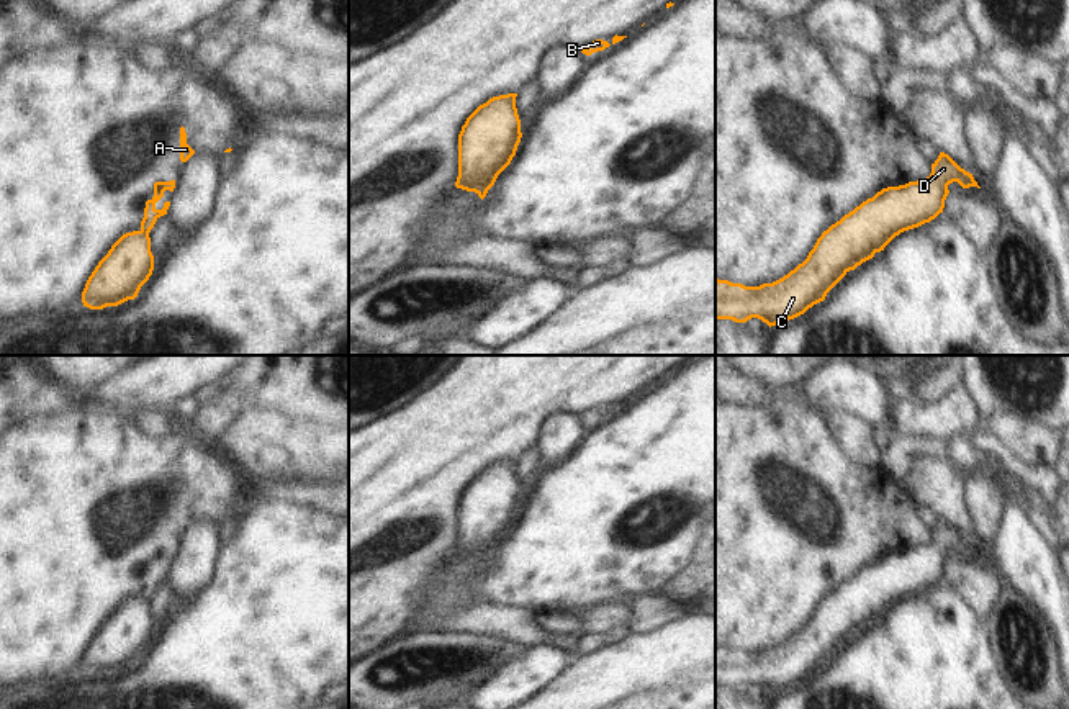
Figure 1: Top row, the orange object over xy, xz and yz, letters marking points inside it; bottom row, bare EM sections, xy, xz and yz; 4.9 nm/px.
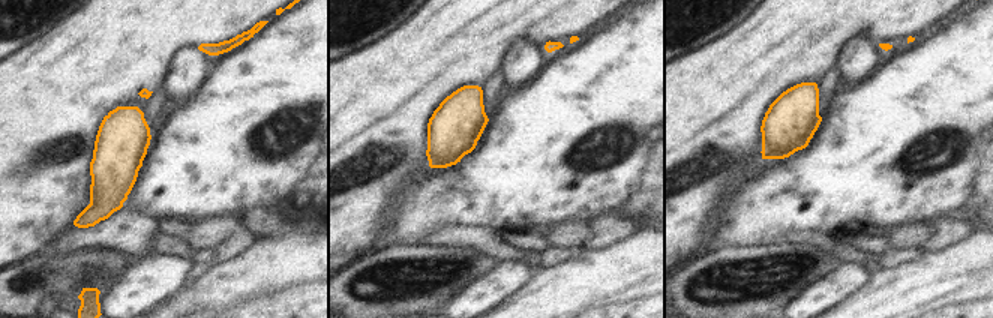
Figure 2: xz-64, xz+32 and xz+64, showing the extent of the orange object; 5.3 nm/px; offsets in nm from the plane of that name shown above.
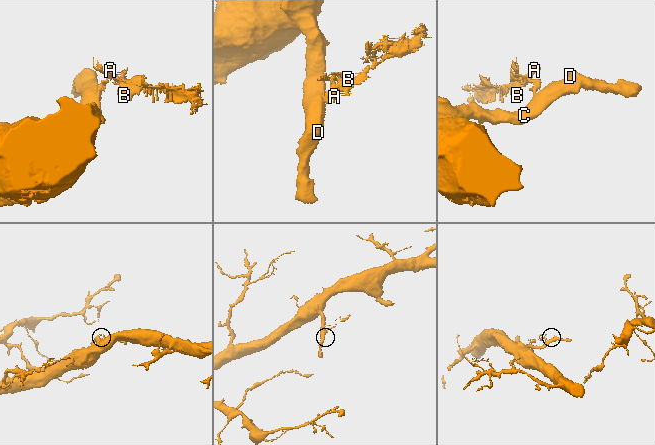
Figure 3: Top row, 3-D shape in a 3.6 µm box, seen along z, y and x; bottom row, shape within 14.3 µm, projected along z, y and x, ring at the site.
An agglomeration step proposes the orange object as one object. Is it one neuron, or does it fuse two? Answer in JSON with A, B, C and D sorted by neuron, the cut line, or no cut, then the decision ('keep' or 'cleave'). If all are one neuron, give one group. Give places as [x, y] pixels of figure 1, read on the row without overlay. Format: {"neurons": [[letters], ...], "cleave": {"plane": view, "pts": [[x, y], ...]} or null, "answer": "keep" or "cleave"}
{"neurons": [["A", "B"], ["C", "D"]], "cleave": {"plane": "xy", "pts": [[139, 598], [148, 603]]}, "answer": "cleave"}

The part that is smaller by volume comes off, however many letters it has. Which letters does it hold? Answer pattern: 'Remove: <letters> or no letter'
Remove: A, B

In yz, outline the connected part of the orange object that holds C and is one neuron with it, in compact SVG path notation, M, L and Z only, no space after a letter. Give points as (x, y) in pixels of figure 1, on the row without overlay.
M940 519L931 531L931 540L917 549L887 553L868 565L817 606L807 625L783 645L760 653L745 653L715 645L715 686L746 689L758 684L769 694L804 681L825 666L827 660L850 639L874 624L900 599L918 594L943 580L948 552L958 549L963 555L977 553L972 540L961 535L948 521Z

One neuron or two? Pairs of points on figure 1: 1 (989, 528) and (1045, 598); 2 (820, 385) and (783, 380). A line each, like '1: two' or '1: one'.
1: two
2: two

